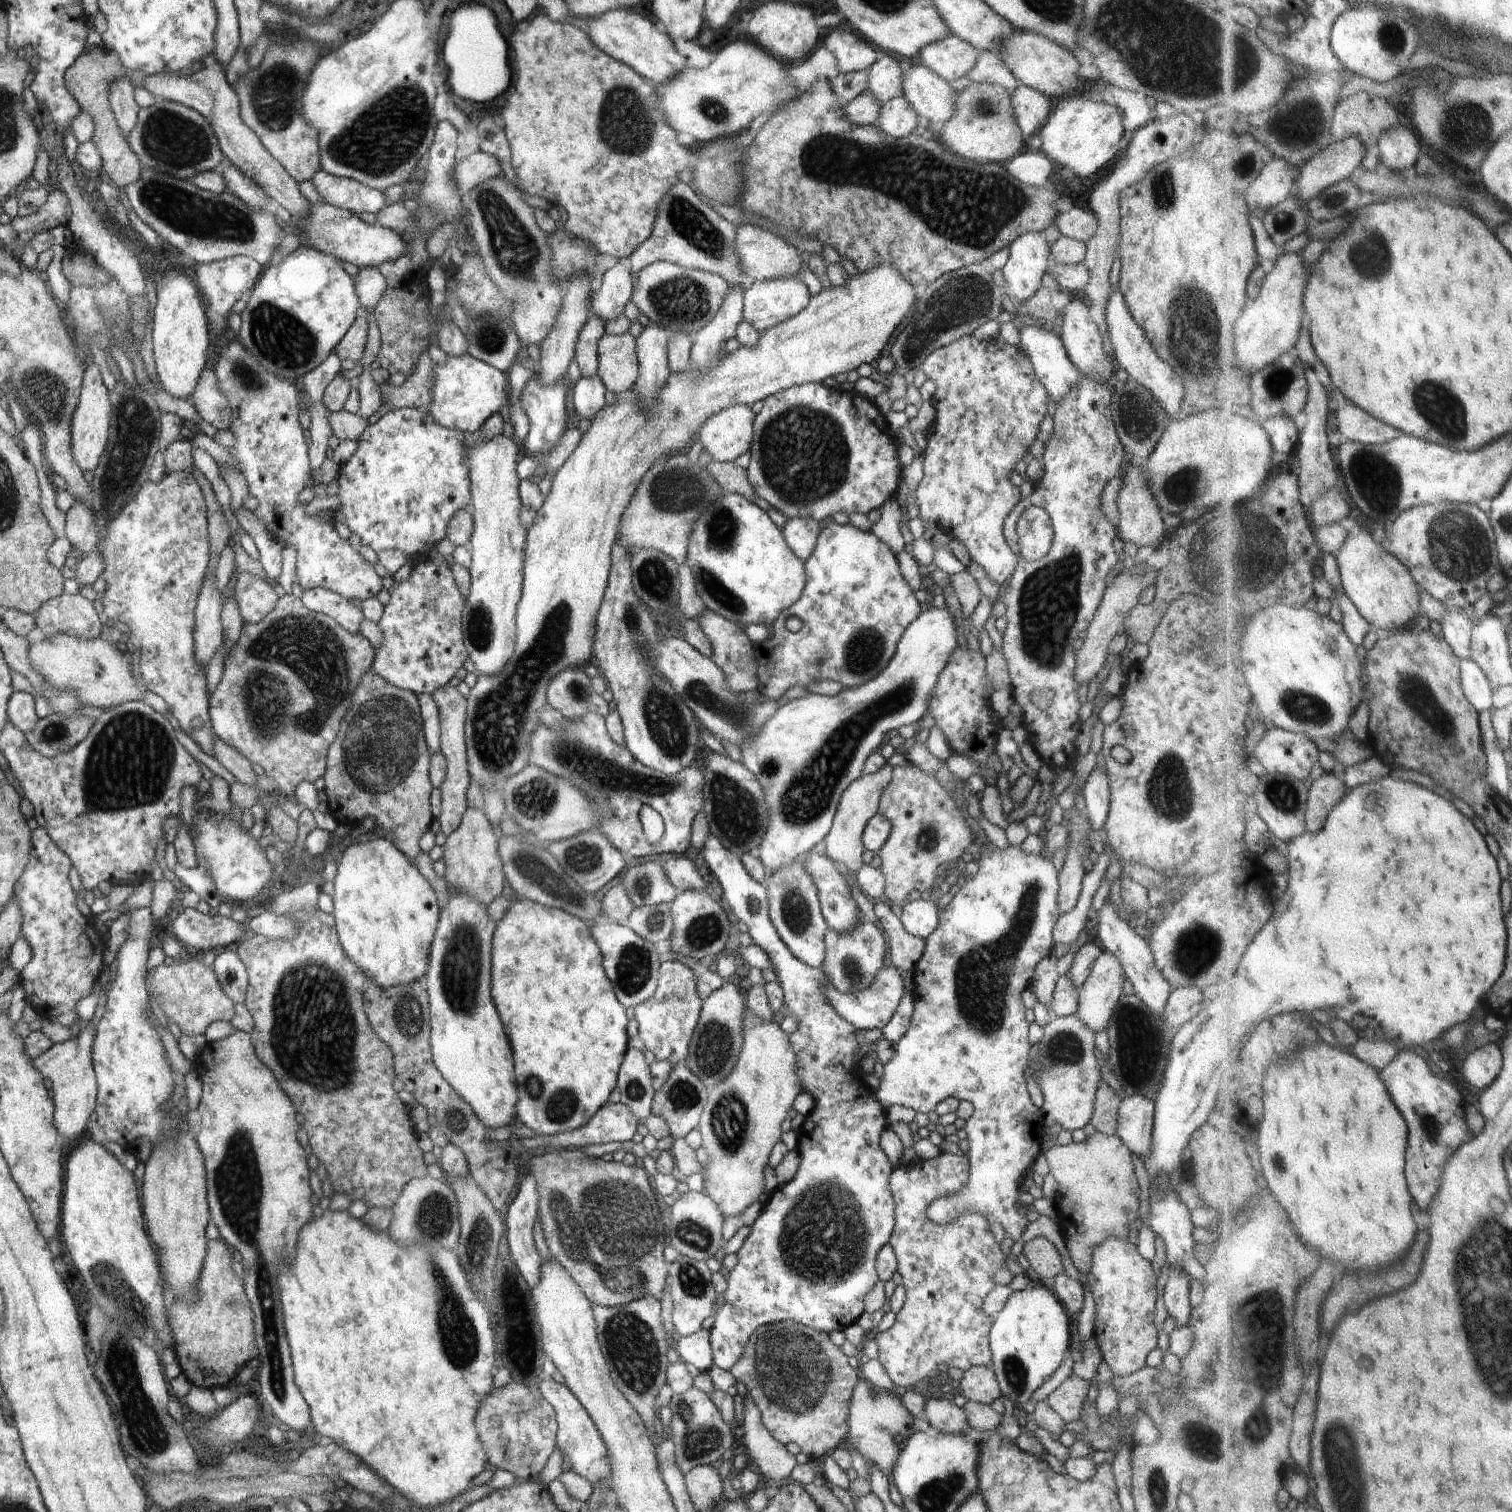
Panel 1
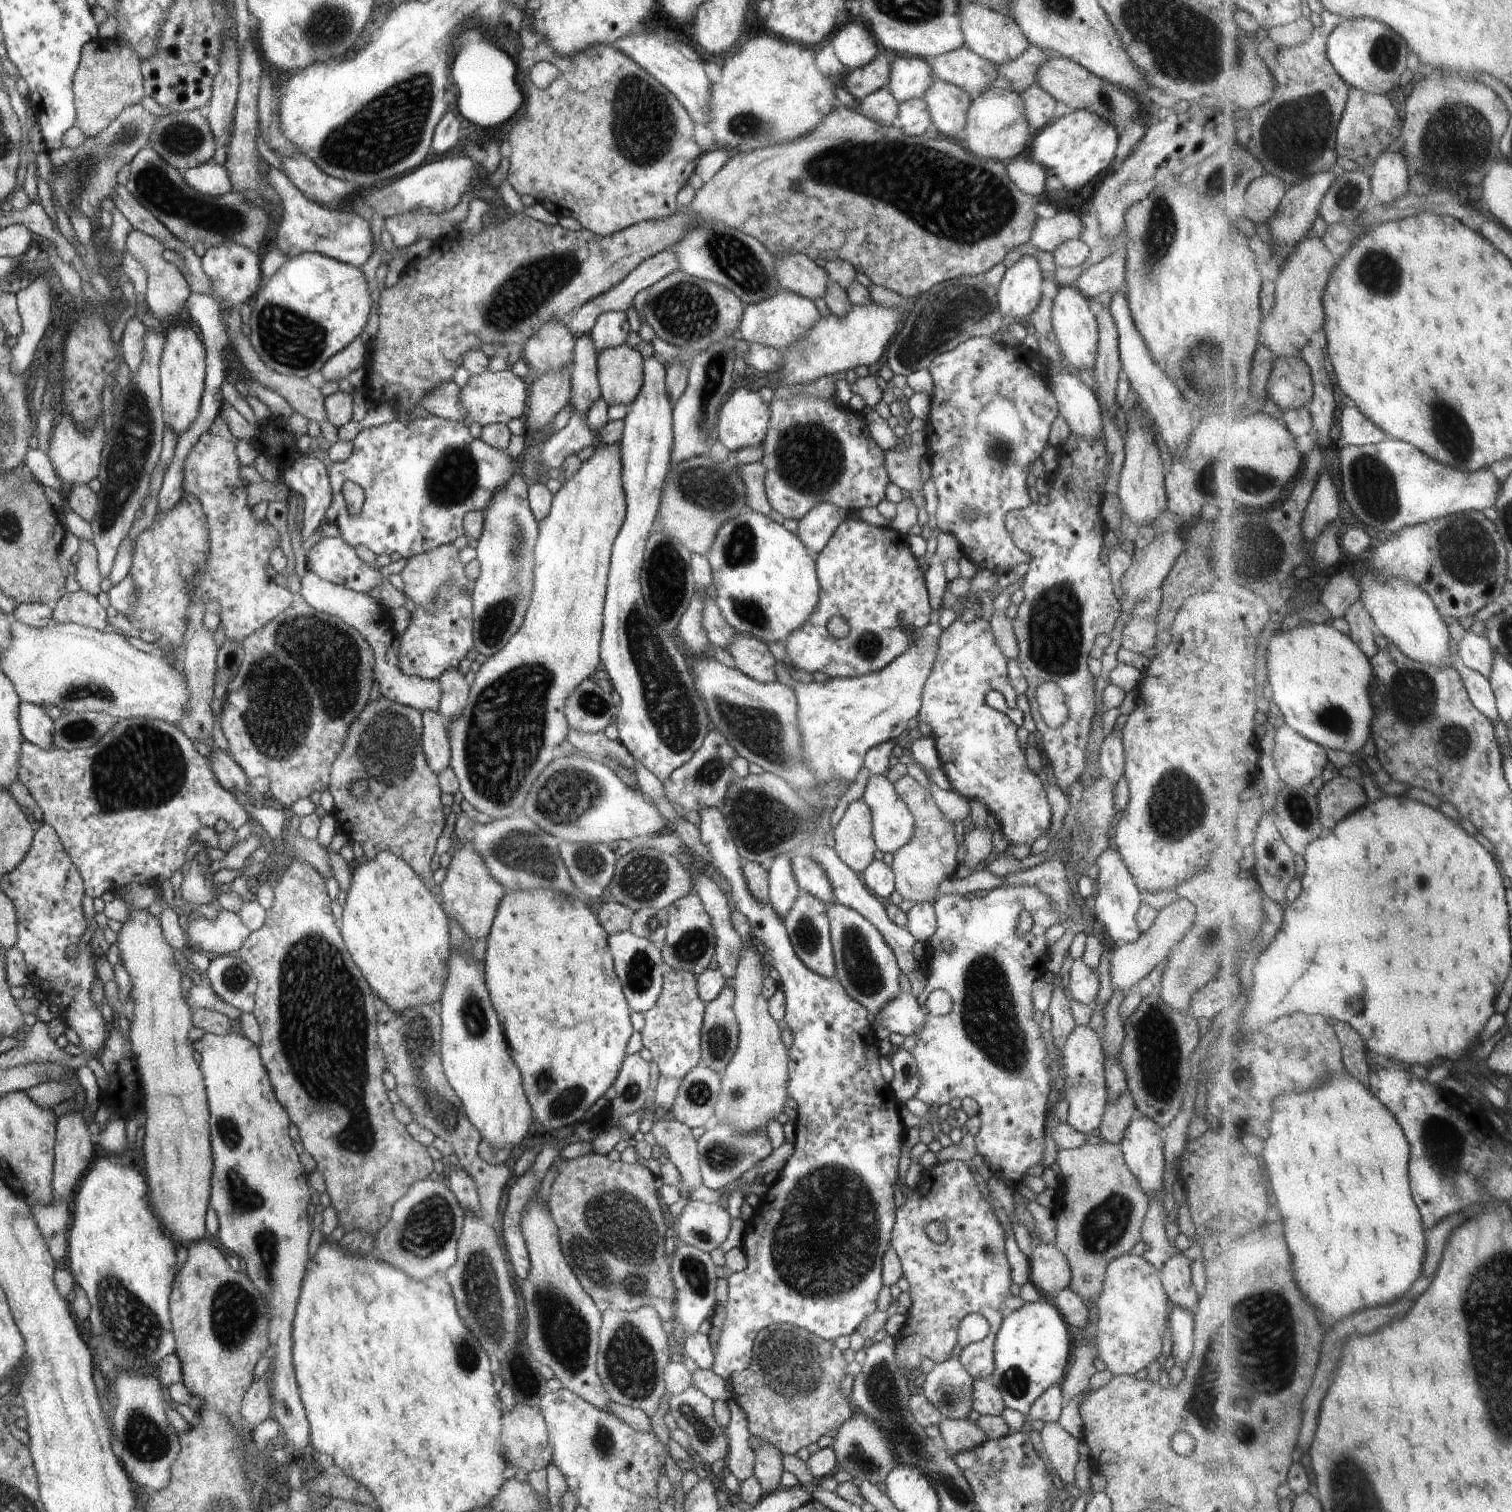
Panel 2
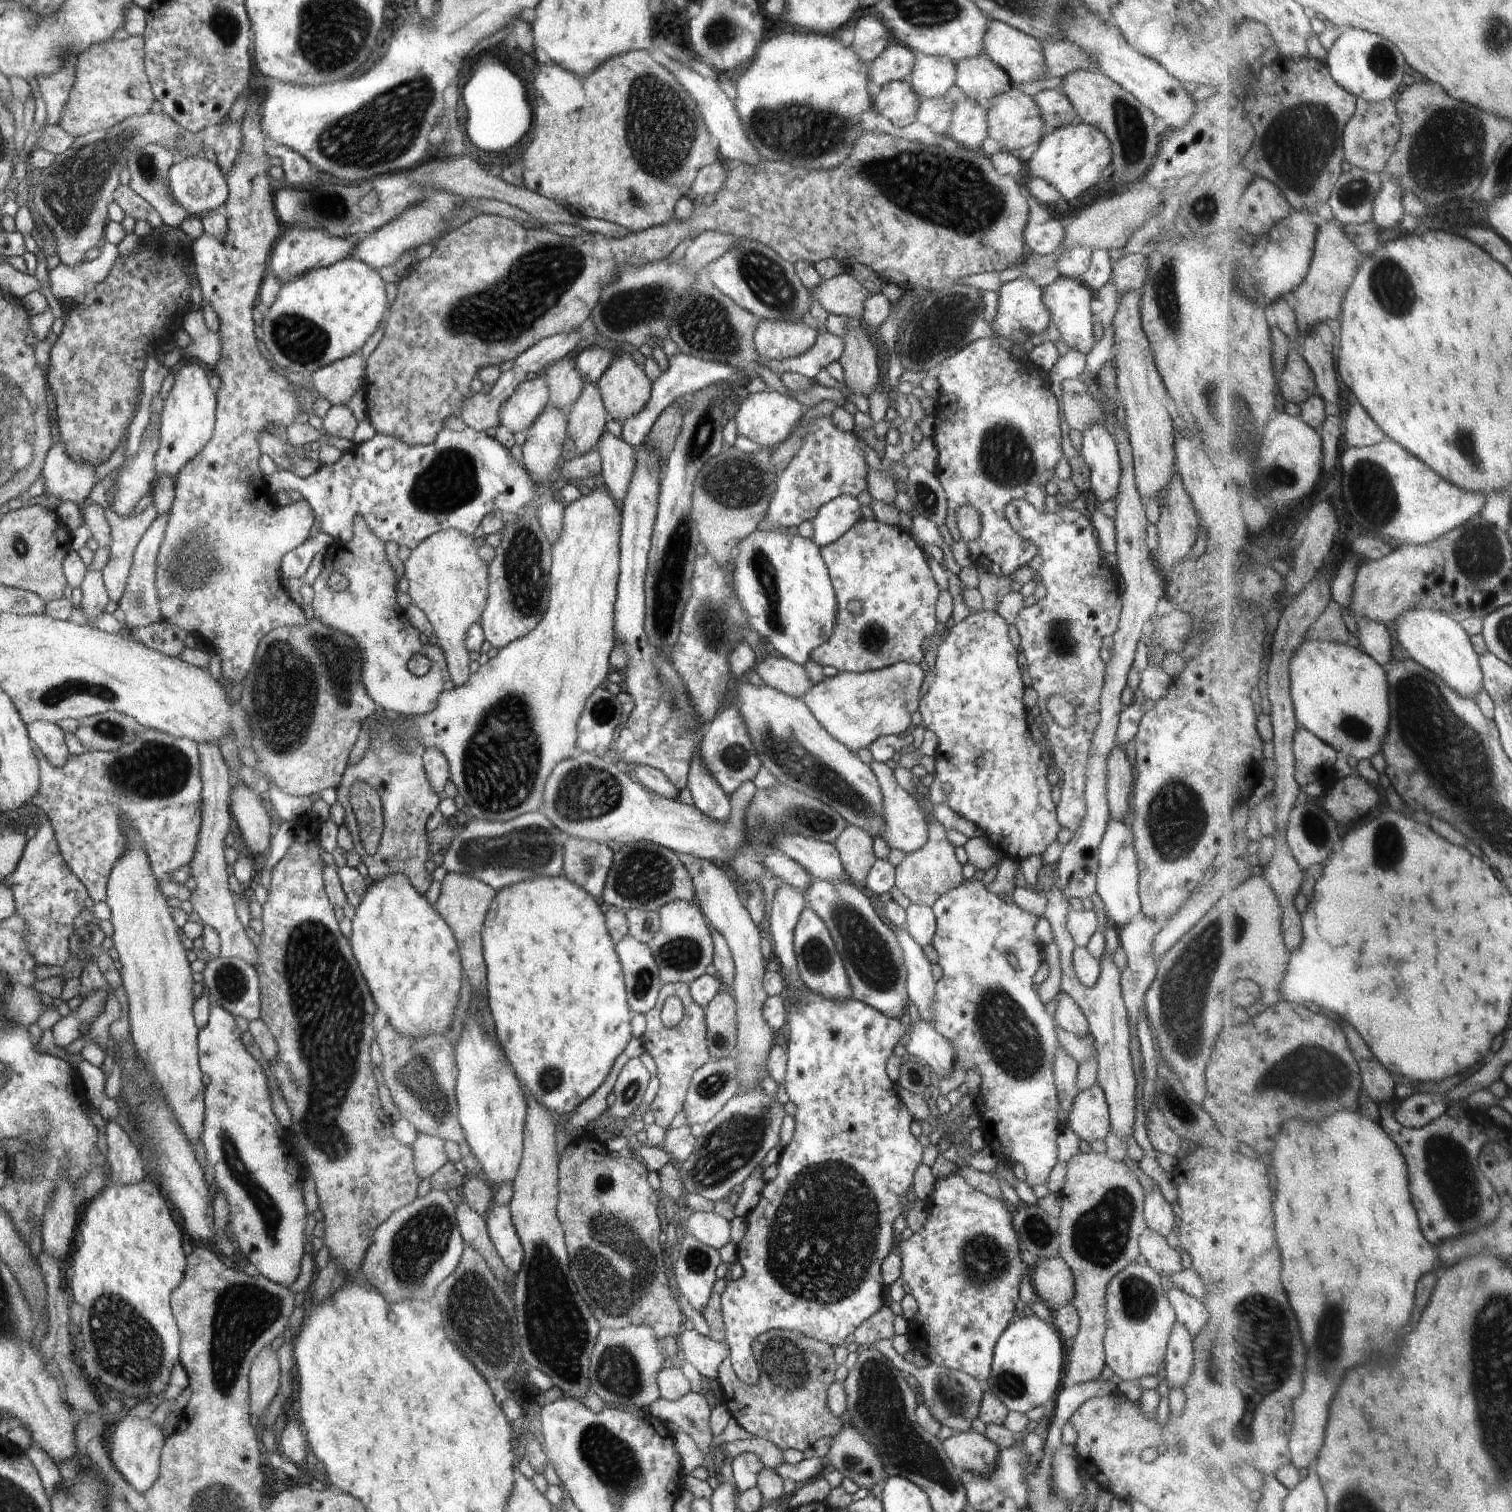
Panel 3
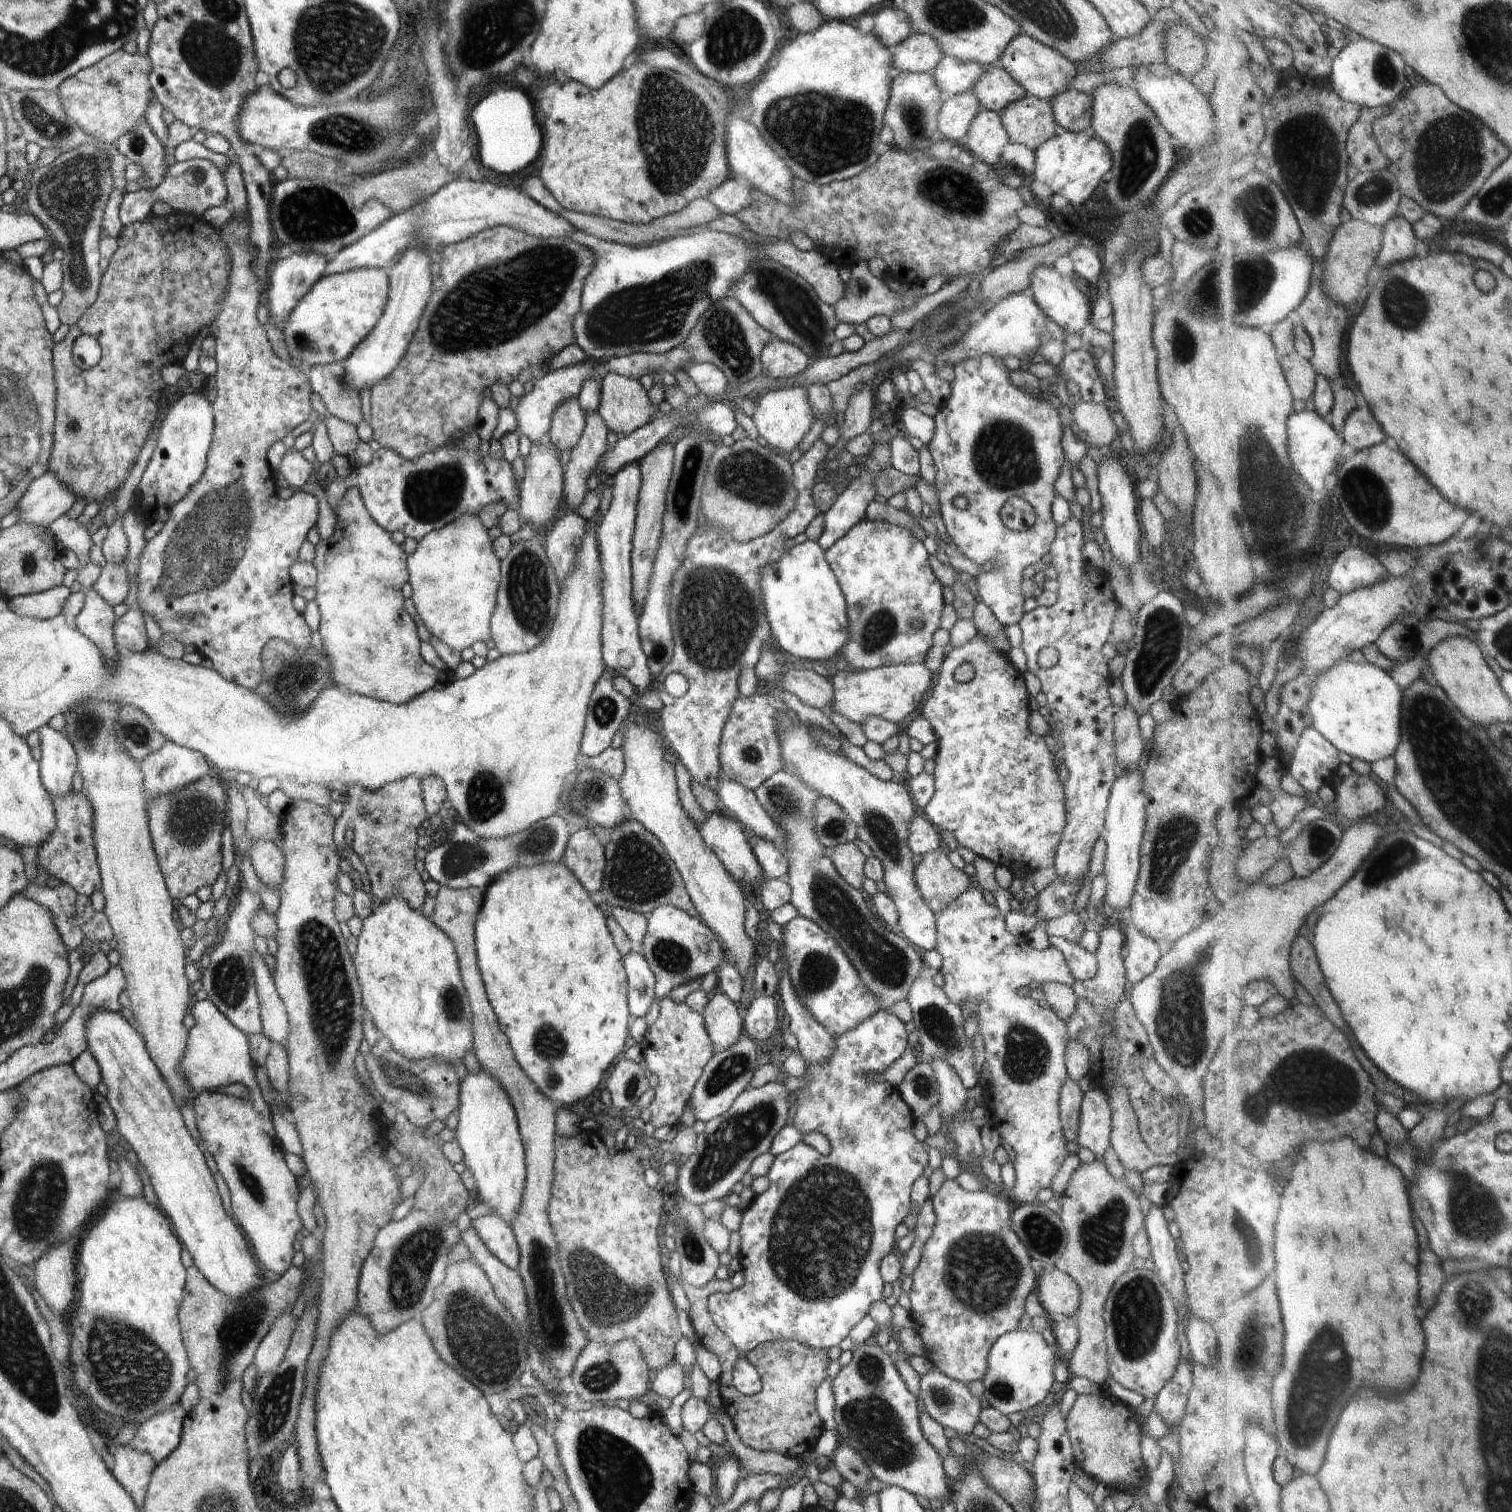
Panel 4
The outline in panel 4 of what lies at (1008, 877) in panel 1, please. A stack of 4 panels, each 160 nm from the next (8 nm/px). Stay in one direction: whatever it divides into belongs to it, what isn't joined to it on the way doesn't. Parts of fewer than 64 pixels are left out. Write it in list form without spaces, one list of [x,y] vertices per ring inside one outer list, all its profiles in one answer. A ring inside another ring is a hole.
[[[968,889],[964,894],[961,894],[956,900],[952,901],[942,912],[936,915],[937,922],[937,947],[935,948],[940,956],[943,958],[943,965],[939,972],[944,975],[945,983],[943,985],[943,991],[946,996],[956,1003],[961,1009],[963,1006],[970,1008],[972,1011],[971,1016],[976,1017],[980,1022],[979,1033],[984,1037],[985,1044],[985,1061],[988,1063],[990,1070],[990,1078],[992,1078],[992,1084],[988,1086],[988,1092],[991,1100],[989,1109],[991,1110],[991,1120],[995,1123],[994,1128],[998,1130],[999,1136],[1005,1138],[1006,1143],[1010,1144],[1015,1150],[1016,1155],[1012,1156],[1012,1164],[1015,1165],[1016,1180],[1014,1187],[1009,1191],[1006,1191],[1007,1197],[1012,1197],[1015,1201],[1020,1201],[1020,1204],[1030,1204],[1038,1202],[1036,1195],[1042,1188],[1050,1187],[1052,1178],[1058,1174],[1058,1170],[1062,1166],[1062,1162],[1069,1155],[1066,1149],[1066,1140],[1063,1133],[1062,1123],[1059,1113],[1059,1092],[1063,1087],[1065,1081],[1069,1078],[1069,1074],[1066,1068],[1066,1047],[1068,1041],[1067,1023],[1064,1022],[1052,1009],[1042,1007],[1032,997],[1022,997],[1017,994],[1018,988],[1022,986],[1030,986],[1034,981],[1040,983],[1057,982],[1063,985],[1072,986],[1075,978],[1071,975],[1070,969],[1066,964],[1065,958],[1061,952],[1058,952],[1060,958],[1056,958],[1056,950],[1050,950],[1050,954],[1040,954],[1038,950],[1033,949],[1028,945],[1028,938],[1025,935],[1014,936],[1008,932],[1005,928],[1004,917],[998,911],[995,904],[988,904],[985,902],[983,892],[976,889]]]

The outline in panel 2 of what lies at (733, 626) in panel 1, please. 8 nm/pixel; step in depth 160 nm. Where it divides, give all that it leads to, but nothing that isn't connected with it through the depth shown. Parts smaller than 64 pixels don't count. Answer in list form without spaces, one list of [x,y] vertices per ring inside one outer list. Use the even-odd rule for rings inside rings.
[[[738,633],[733,637],[728,652],[736,661],[735,668],[759,683],[773,683],[776,677],[775,659],[768,645],[755,636]]]

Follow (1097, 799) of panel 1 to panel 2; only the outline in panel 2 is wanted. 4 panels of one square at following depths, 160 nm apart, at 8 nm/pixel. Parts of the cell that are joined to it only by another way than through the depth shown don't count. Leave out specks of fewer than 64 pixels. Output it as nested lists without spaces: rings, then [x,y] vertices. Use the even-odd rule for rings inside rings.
[[[1122,719],[1117,721],[1101,748],[1099,766],[1102,776],[1109,778],[1114,784],[1125,774],[1125,752],[1121,736]]]

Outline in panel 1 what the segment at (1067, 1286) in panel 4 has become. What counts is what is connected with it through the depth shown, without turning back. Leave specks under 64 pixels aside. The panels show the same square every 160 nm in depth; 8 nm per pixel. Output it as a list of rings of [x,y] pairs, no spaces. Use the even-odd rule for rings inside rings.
[[[1042,1237],[1029,1240],[1023,1246],[1023,1253],[1039,1279],[1045,1281],[1056,1278],[1064,1272],[1063,1260],[1053,1242]]]

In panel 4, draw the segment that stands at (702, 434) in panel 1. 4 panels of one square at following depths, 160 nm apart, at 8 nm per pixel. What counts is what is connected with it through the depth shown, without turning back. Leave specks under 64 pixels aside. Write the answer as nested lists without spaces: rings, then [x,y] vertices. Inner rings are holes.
[[[806,387],[786,388],[761,396],[752,420],[758,430],[759,441],[781,454],[790,454],[810,432],[814,416],[808,402]]]

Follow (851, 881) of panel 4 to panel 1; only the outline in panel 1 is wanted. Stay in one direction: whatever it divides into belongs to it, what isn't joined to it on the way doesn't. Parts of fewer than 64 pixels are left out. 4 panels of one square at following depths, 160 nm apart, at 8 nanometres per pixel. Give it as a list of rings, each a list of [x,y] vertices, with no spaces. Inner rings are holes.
[[[886,763],[874,774],[863,774],[844,791],[839,800],[832,828],[825,836],[826,855],[836,864],[846,868],[848,872],[856,872],[864,864],[862,862],[862,853],[865,851],[865,846],[862,842],[862,835],[867,822],[878,813],[882,791],[893,779],[893,768],[893,766]]]

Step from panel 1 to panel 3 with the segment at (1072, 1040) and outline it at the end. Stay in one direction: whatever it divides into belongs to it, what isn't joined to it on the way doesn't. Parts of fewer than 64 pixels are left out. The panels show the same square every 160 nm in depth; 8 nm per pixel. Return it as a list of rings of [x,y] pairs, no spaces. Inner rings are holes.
[[[1060,991],[1060,994],[1056,996],[1056,1016],[1054,1019],[1055,1023],[1065,1032],[1070,1032],[1078,1038],[1089,1035],[1089,1025],[1082,1010],[1076,1006],[1066,992]],[[1097,1081],[1090,1088],[1078,1092],[1070,1108],[1067,1126],[1090,1145],[1096,1140],[1105,1141],[1106,1134],[1111,1130],[1109,1107]]]

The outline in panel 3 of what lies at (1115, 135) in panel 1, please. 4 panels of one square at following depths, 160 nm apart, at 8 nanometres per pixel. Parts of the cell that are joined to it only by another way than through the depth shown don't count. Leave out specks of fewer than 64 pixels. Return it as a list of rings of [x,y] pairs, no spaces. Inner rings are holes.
[[[1075,121],[1068,126],[1046,131],[1037,144],[1036,152],[1028,160],[1028,170],[1031,176],[1050,182],[1066,200],[1074,200],[1100,180],[1111,160],[1111,145],[1106,134],[1083,121]]]

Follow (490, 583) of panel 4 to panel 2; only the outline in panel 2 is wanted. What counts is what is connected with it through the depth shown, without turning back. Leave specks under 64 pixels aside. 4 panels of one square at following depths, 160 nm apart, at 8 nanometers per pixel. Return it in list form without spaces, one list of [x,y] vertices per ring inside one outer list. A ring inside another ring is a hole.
[[[446,543],[411,556],[400,573],[404,583],[403,592],[412,602],[428,611],[432,611],[435,608],[433,603],[439,594],[439,589],[449,581],[457,583],[471,596],[475,582],[468,578],[465,564],[460,561],[460,551],[454,543]],[[458,667],[447,668],[440,676],[441,699],[439,712],[445,716],[447,723],[460,716],[469,699],[469,688],[466,677]]]

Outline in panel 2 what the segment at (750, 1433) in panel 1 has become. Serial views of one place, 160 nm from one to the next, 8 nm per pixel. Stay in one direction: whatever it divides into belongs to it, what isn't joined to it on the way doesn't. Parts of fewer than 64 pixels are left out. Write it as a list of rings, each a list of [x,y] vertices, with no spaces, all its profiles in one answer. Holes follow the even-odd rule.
[[[762,1440],[761,1446],[755,1452],[754,1476],[758,1479],[764,1494],[776,1492],[780,1487],[781,1476],[784,1474],[782,1452],[773,1444]]]

